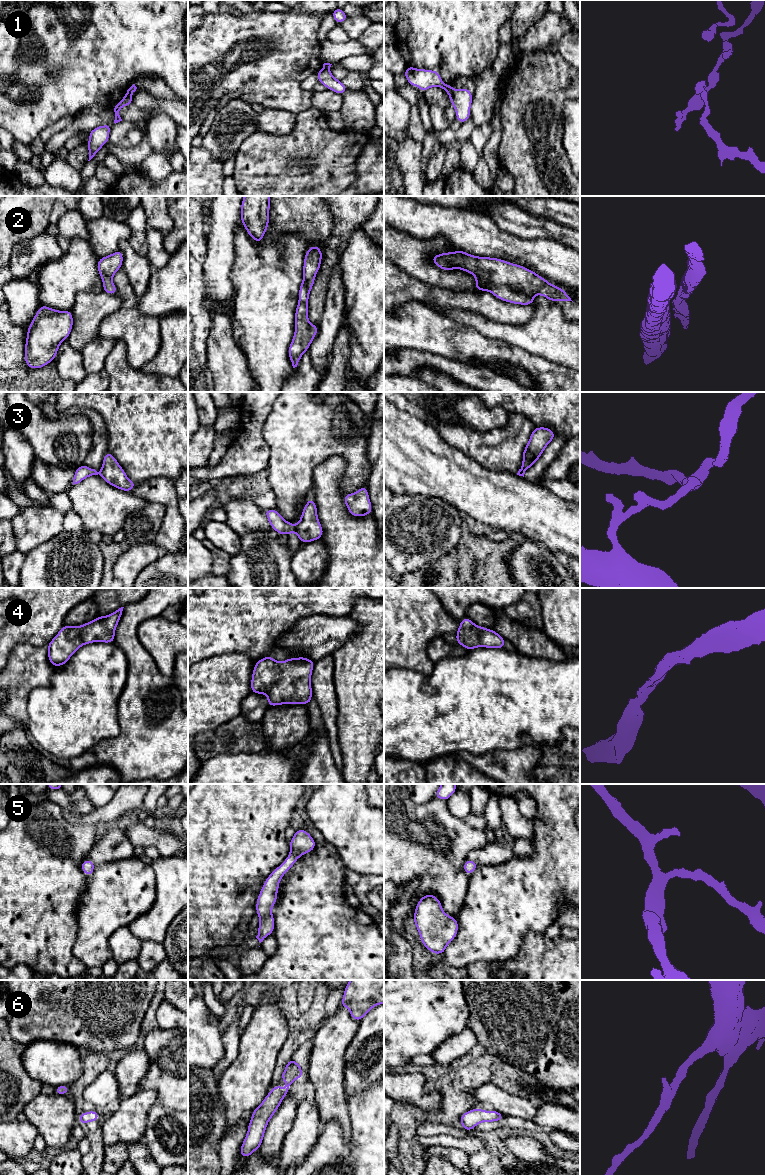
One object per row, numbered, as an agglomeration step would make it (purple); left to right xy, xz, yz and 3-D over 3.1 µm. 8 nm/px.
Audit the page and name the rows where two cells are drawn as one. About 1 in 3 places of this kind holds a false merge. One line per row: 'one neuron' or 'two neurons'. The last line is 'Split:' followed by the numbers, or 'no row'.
1: two neurons
2: one neuron
3: two neurons
4: one neuron
5: one neuron
6: one neuron
Split: 1, 3

